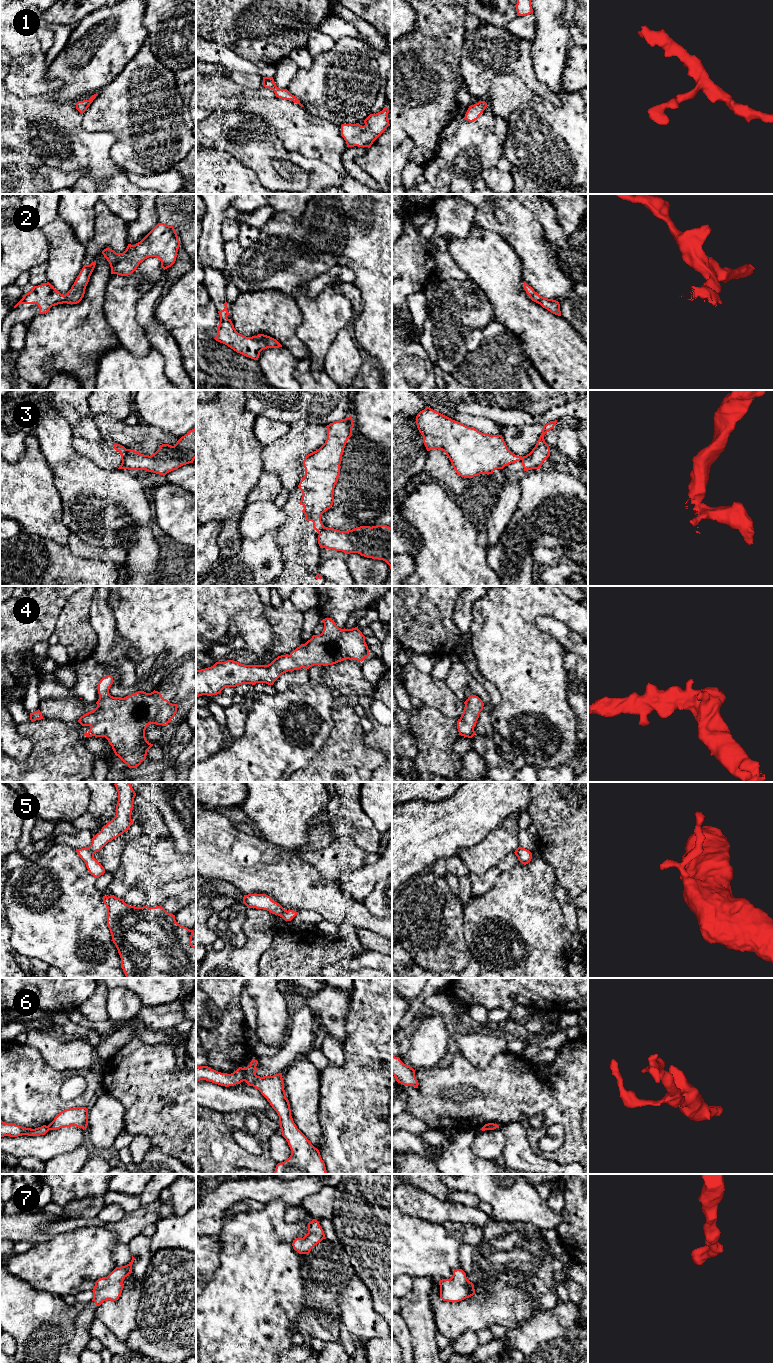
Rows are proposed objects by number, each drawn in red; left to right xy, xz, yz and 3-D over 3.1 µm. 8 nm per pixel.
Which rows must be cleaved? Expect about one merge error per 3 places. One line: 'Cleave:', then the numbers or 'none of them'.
Cleave: 3, 6

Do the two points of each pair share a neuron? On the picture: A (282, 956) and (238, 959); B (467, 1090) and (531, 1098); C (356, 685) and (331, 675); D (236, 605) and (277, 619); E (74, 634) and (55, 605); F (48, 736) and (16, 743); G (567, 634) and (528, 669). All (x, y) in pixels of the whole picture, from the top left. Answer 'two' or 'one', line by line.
A: two
B: one
C: one
D: two
E: two
F: two
G: two

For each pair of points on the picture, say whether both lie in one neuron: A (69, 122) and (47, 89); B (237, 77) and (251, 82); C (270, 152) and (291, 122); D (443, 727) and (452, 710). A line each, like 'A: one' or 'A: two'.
A: two
B: one
C: two
D: two

